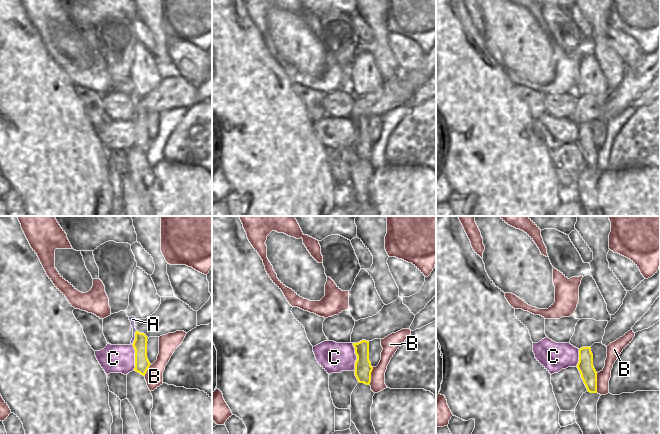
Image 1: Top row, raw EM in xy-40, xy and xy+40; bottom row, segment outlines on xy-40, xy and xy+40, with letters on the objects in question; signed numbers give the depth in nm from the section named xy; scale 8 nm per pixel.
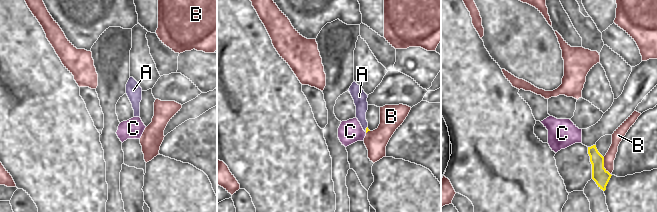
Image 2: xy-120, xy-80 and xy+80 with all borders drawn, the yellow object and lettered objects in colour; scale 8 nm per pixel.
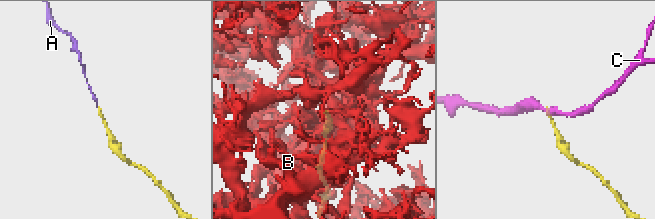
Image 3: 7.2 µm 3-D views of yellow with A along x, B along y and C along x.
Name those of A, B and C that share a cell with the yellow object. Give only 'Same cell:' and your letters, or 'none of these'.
Same cell: A

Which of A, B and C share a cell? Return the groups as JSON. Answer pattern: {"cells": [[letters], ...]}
{"cells": [["A"], ["B"], ["C"]]}

